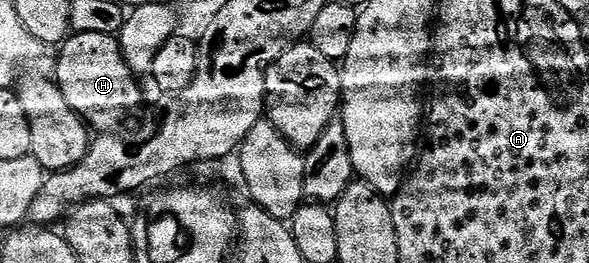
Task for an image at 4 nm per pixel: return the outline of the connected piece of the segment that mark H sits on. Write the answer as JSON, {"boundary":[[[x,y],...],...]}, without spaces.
{"boundary":[[[72,33],[64,40],[59,48],[54,68],[54,81],[62,89],[62,97],[66,97],[66,102],[70,109],[74,109],[80,114],[85,124],[91,125],[97,132],[108,133],[124,119],[124,111],[132,107],[140,99],[140,87],[137,76],[130,69],[130,65],[124,60],[124,54],[120,48],[120,40],[115,35],[106,33]]]}

